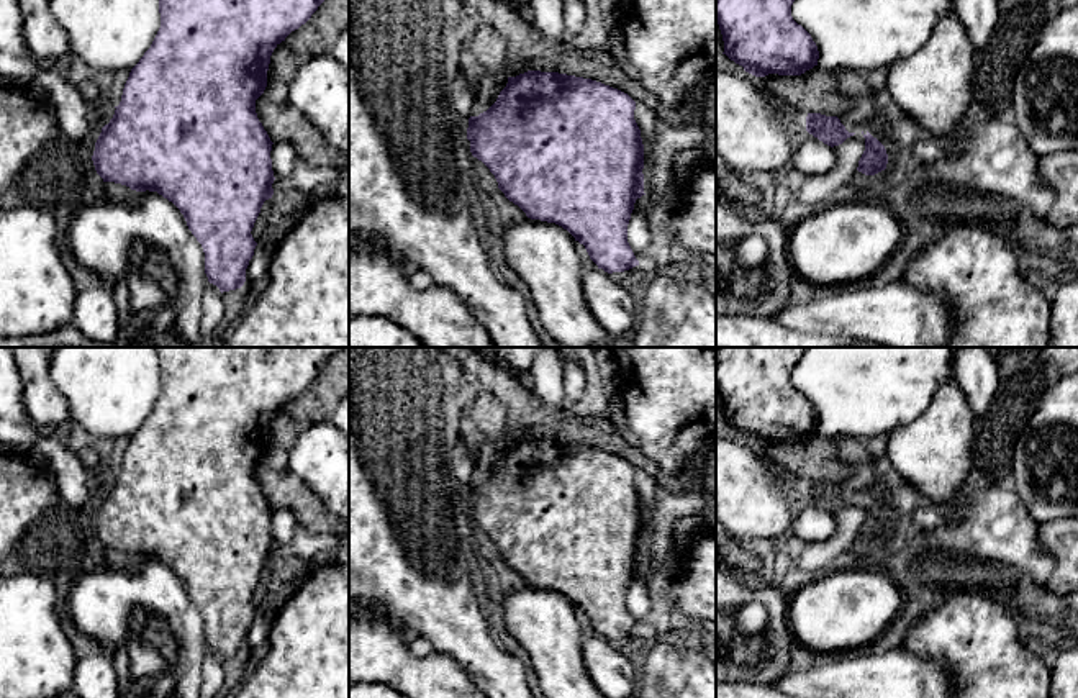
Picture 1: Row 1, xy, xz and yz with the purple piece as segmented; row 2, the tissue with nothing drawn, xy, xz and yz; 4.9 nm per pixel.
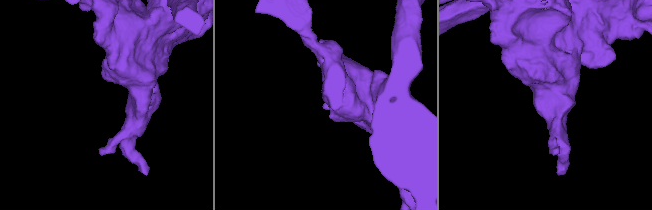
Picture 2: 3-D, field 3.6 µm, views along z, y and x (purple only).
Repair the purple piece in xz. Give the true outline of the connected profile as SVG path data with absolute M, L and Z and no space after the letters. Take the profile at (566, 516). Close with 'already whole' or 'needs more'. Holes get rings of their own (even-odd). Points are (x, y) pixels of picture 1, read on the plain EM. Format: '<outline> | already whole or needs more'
M528 437L508 444L496 469L478 483L469 485L470 519L482 528L498 549L505 564L528 585L555 590L585 613L590 626L608 641L636 632L627 610L627 591L634 570L644 560L644 511L634 487L636 469L624 459L601 449L559 441Z | already whole

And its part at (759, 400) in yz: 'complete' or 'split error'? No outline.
complete

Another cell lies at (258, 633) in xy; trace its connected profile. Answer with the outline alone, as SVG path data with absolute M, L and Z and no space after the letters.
M260 610L254 616L254 623L246 636L246 649L241 654L247 669L252 665L256 657L262 652L262 646L267 637L267 632L269 632L269 623L264 611Z

